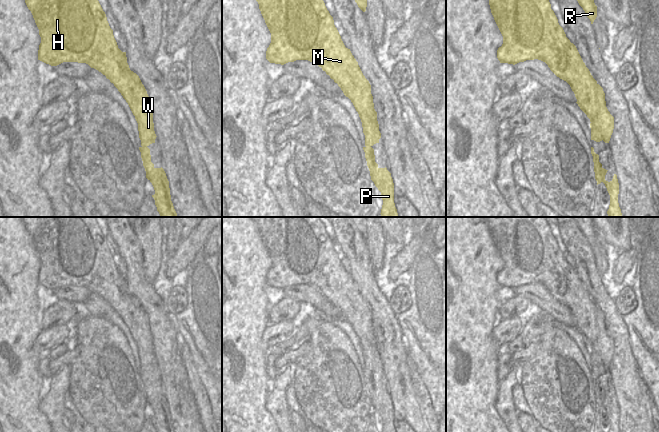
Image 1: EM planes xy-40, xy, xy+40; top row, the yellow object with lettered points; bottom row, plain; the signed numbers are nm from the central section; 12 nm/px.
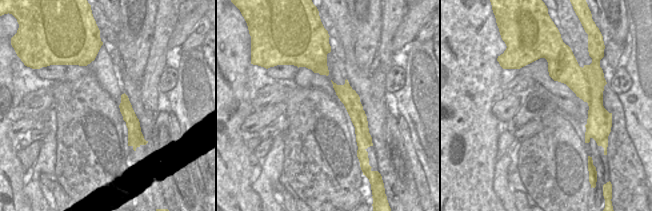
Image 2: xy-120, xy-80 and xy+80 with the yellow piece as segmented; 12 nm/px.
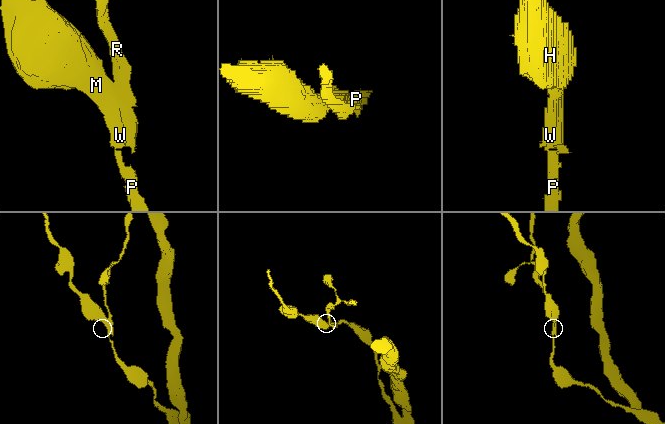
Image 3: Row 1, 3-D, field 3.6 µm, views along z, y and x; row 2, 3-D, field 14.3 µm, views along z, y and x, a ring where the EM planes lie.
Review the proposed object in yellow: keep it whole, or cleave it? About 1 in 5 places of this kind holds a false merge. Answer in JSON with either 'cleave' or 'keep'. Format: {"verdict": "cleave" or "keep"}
{"verdict": "cleave"}

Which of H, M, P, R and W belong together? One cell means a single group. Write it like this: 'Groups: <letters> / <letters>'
Groups: H M P W / R.

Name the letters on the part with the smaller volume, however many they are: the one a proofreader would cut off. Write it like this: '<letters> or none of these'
R

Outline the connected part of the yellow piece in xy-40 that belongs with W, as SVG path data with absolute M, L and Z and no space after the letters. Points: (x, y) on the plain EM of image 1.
M22 217L28 233L31 235L35 247L39 253L41 267L38 274L38 284L57 290L63 286L86 287L106 300L111 307L118 313L123 322L128 327L135 343L138 347L139 362L141 370L141 382L146 395L146 402L152 407L155 418L152 421L155 424L157 432L174 432L171 425L169 405L164 393L155 392L151 386L150 373L148 370L155 367L156 358L154 355L153 337L150 333L149 320L142 308L139 300L130 294L127 287L126 276L122 276L117 269L110 252L105 236L103 235L95 217Z

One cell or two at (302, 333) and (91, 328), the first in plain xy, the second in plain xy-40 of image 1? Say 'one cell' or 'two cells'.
two cells

